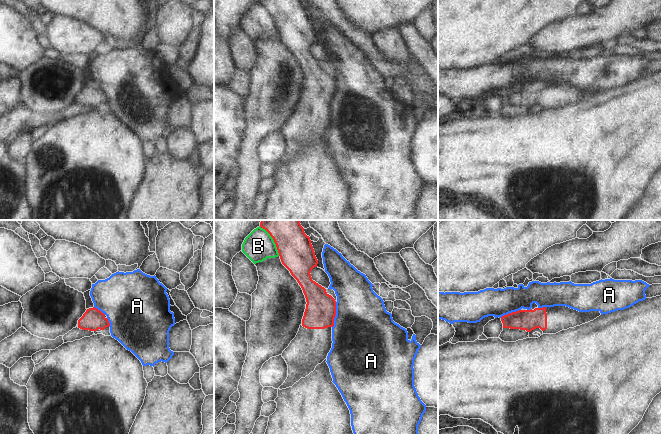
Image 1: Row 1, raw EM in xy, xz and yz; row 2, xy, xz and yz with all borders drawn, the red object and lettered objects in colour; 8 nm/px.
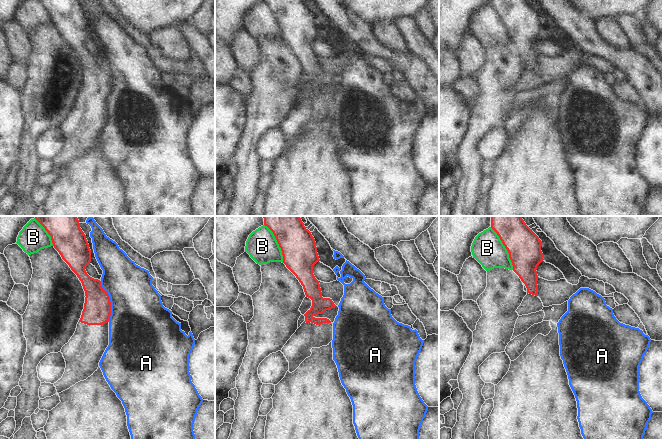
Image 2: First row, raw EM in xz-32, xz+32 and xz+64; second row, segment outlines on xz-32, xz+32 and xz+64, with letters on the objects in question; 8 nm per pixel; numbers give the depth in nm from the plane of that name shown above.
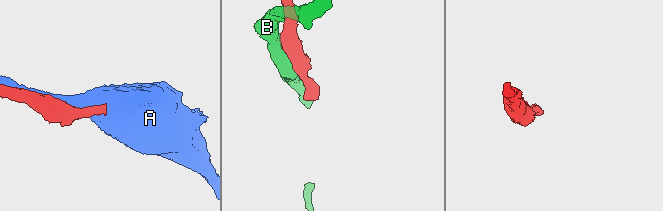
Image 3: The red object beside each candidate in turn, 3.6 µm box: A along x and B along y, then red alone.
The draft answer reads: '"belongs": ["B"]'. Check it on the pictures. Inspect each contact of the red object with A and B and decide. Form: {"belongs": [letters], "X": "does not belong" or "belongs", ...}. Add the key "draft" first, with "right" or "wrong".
{"draft": "wrong", "belongs": [], "A": "does not belong", "B": "does not belong"}

